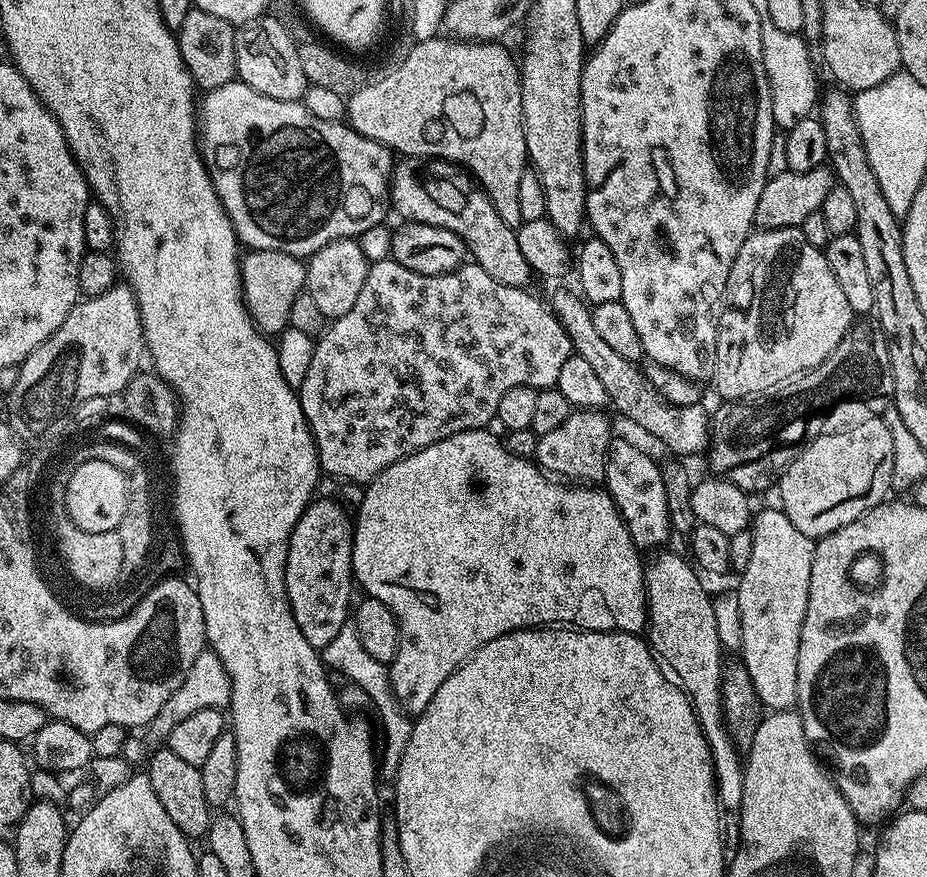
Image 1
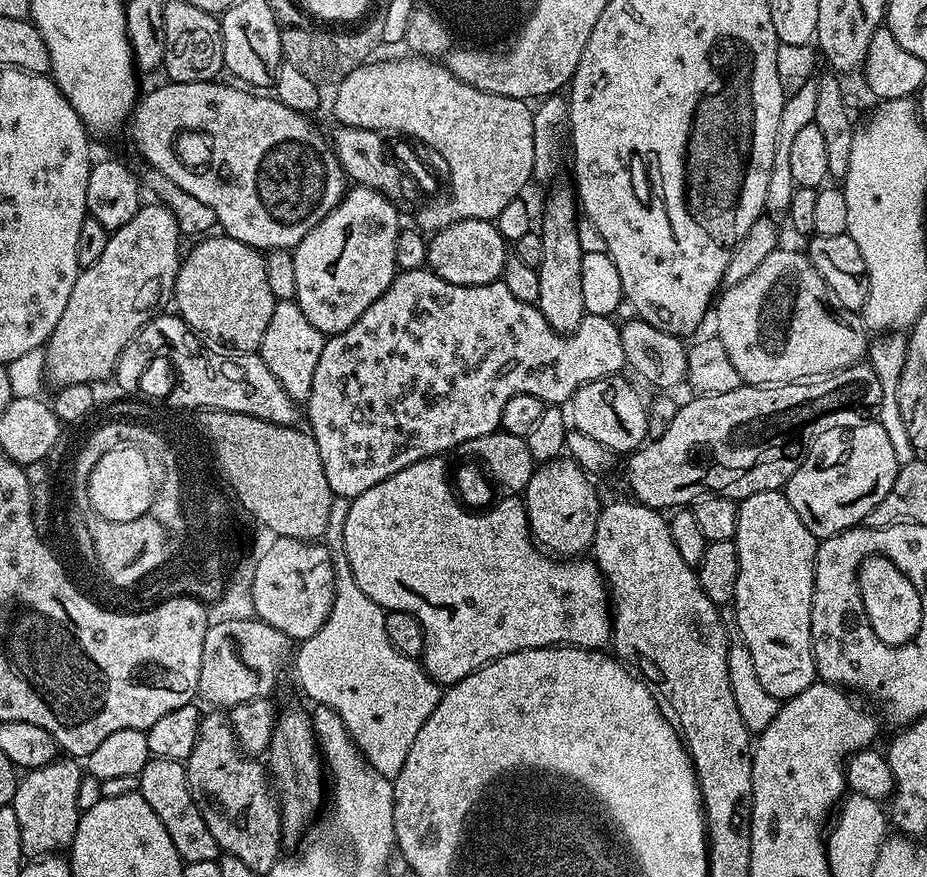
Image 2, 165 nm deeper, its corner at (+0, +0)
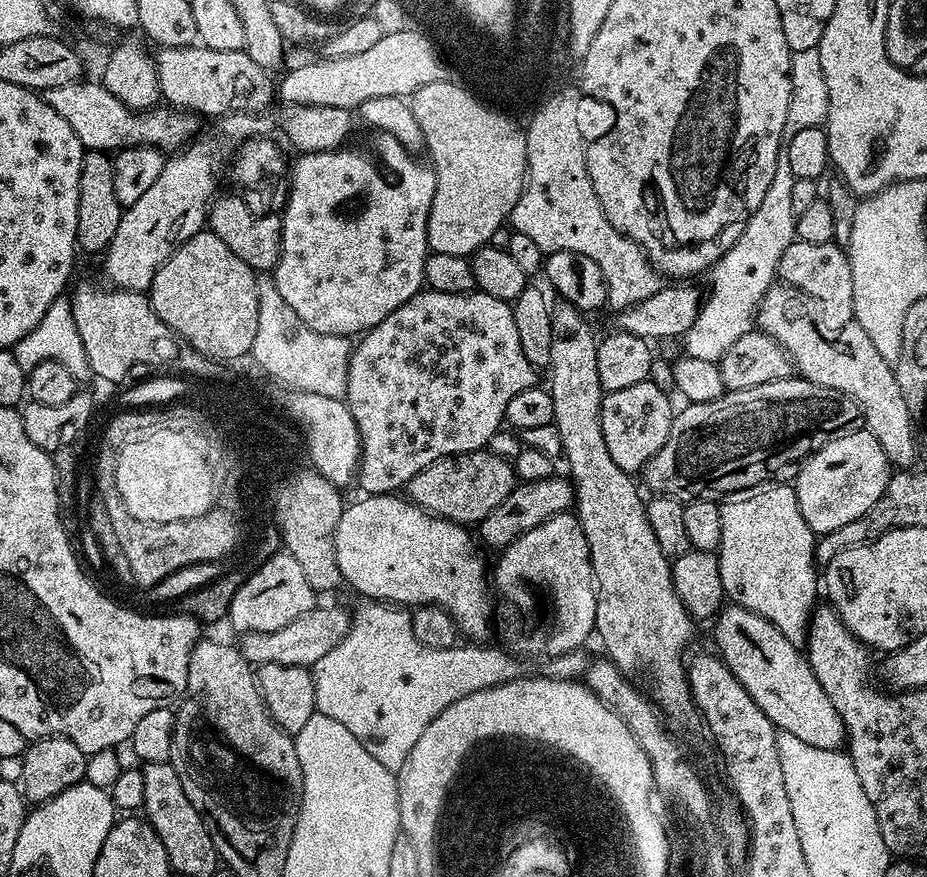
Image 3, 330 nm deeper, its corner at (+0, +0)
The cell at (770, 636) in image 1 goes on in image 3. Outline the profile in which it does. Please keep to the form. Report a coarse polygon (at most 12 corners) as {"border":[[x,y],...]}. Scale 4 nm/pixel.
{"border":[[780,482],[720,504],[725,597],[803,645],[818,536]]}

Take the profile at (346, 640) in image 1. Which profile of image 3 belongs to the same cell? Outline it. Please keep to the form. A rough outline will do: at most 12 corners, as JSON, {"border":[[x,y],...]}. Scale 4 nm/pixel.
{"border":[[361,599],[310,669],[316,711],[394,773],[466,694],[529,671],[434,650],[411,611]]}

